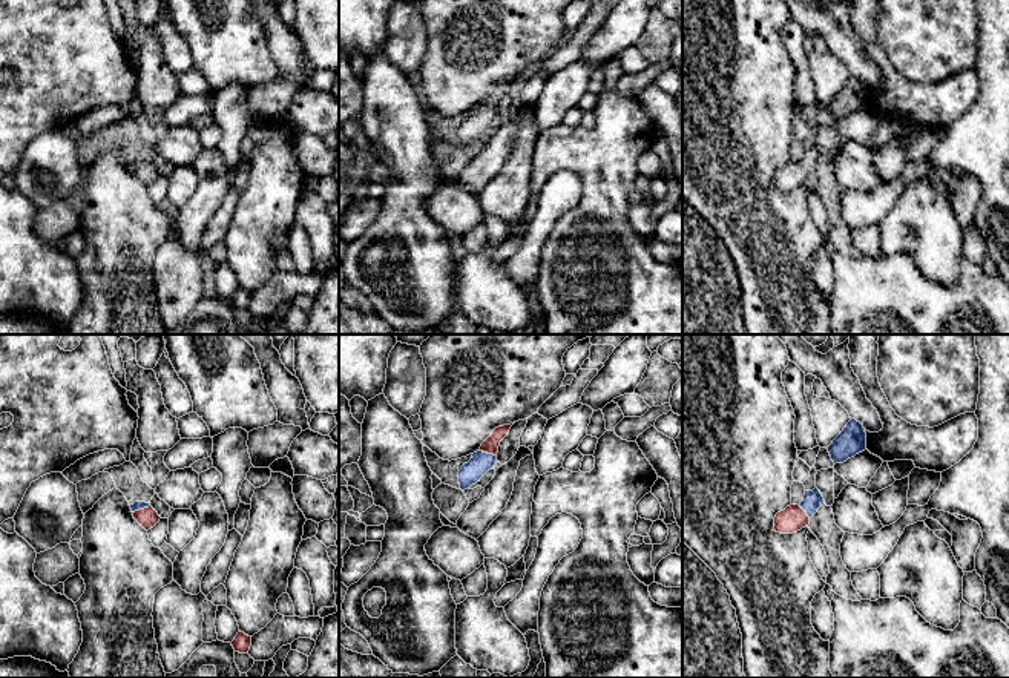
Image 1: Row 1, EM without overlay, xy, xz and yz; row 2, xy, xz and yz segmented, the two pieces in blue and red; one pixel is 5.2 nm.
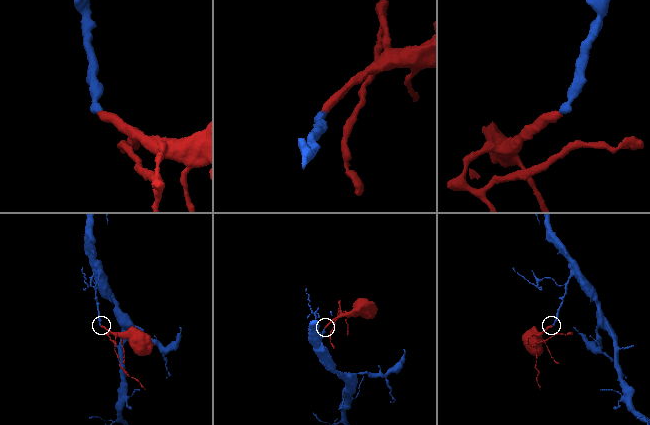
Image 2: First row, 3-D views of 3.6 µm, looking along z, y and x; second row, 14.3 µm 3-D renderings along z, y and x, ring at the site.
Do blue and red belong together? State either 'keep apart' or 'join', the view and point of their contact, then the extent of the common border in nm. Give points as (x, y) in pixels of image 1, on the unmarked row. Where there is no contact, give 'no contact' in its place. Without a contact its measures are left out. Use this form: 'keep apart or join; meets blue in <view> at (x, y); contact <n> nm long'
join; meets blue in xz at (488, 111); contact 100 nm long

